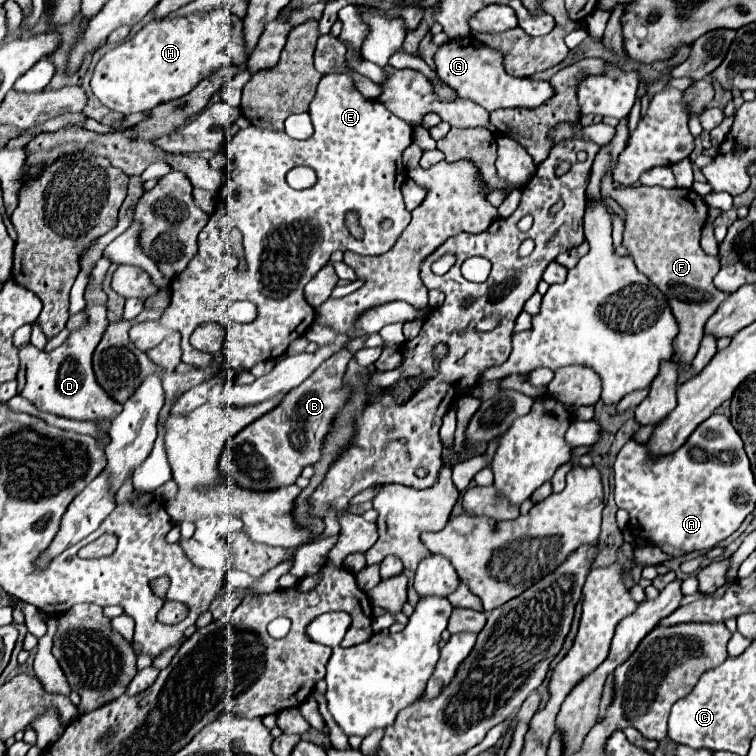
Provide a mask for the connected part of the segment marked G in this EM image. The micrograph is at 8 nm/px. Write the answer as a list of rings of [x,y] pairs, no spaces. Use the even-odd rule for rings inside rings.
[[[474,36],[454,38],[442,44],[434,54],[434,72],[444,86],[452,88],[458,96],[466,96],[474,100],[488,112],[498,108],[534,108],[544,104],[544,100],[552,96],[550,82],[510,76],[504,70],[502,52],[478,42]]]

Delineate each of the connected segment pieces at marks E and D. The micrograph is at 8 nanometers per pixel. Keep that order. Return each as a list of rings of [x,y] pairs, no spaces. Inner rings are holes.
[[[326,74],[318,84],[318,92],[310,102],[310,118],[314,126],[314,134],[304,140],[296,142],[288,138],[285,132],[273,131],[255,125],[250,125],[234,134],[226,142],[227,158],[232,159],[226,167],[228,182],[224,184],[222,192],[232,192],[228,200],[222,200],[216,212],[210,216],[208,224],[200,232],[198,238],[198,254],[190,260],[188,268],[178,274],[170,284],[170,304],[164,310],[160,322],[170,326],[172,330],[180,332],[182,362],[192,366],[202,366],[212,360],[212,354],[204,354],[194,350],[188,342],[190,334],[196,326],[204,322],[218,322],[226,328],[224,340],[224,356],[226,356],[226,370],[218,376],[222,382],[226,374],[234,370],[250,370],[254,364],[270,358],[278,358],[286,352],[292,340],[302,336],[308,326],[314,322],[314,308],[304,300],[304,286],[316,276],[320,268],[330,262],[332,252],[336,250],[354,250],[360,256],[380,256],[388,252],[404,228],[410,222],[410,212],[404,208],[400,186],[406,180],[406,166],[402,162],[402,152],[412,144],[412,126],[398,120],[384,104],[376,104],[376,100],[366,100],[354,86],[350,74]],[[294,166],[310,166],[318,182],[308,190],[292,190],[286,184],[286,172]],[[346,214],[358,214],[358,224],[364,230],[362,238],[354,238],[346,226]],[[382,222],[390,222],[388,228]],[[238,228],[244,238],[244,260],[246,272],[238,272],[240,260],[228,250],[230,238],[228,232]],[[236,300],[252,300],[258,306],[258,318],[250,324],[234,324],[228,318],[228,306]]]
[[[88,304],[84,312],[86,312],[88,324],[78,330],[72,330],[60,348],[52,352],[44,352],[44,350],[34,348],[32,344],[20,348],[18,394],[34,402],[36,408],[40,408],[42,412],[50,412],[50,414],[72,418],[72,420],[112,422],[122,410],[122,404],[110,398],[102,390],[102,386],[96,382],[96,376],[92,372],[92,352],[98,346],[108,326],[106,304]]]

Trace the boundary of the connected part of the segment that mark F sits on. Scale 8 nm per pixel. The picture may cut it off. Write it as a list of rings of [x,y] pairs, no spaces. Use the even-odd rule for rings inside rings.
[[[630,186],[628,196],[620,196],[620,206],[626,210],[622,244],[630,250],[636,268],[654,280],[654,284],[670,300],[670,308],[680,326],[680,334],[674,340],[676,360],[680,364],[690,364],[698,352],[708,318],[726,298],[726,294],[712,284],[712,278],[720,270],[720,257],[704,254],[698,244],[702,224],[708,218],[708,208],[694,190],[648,186]]]

